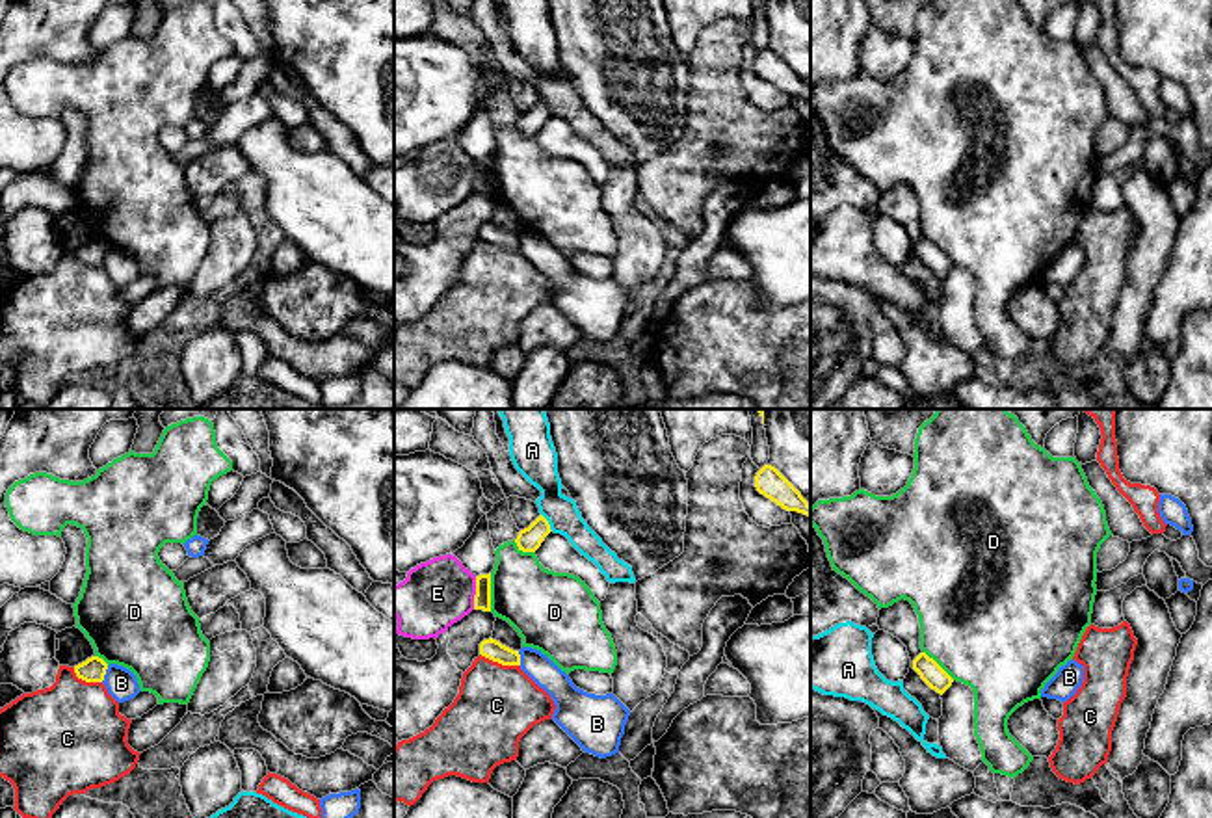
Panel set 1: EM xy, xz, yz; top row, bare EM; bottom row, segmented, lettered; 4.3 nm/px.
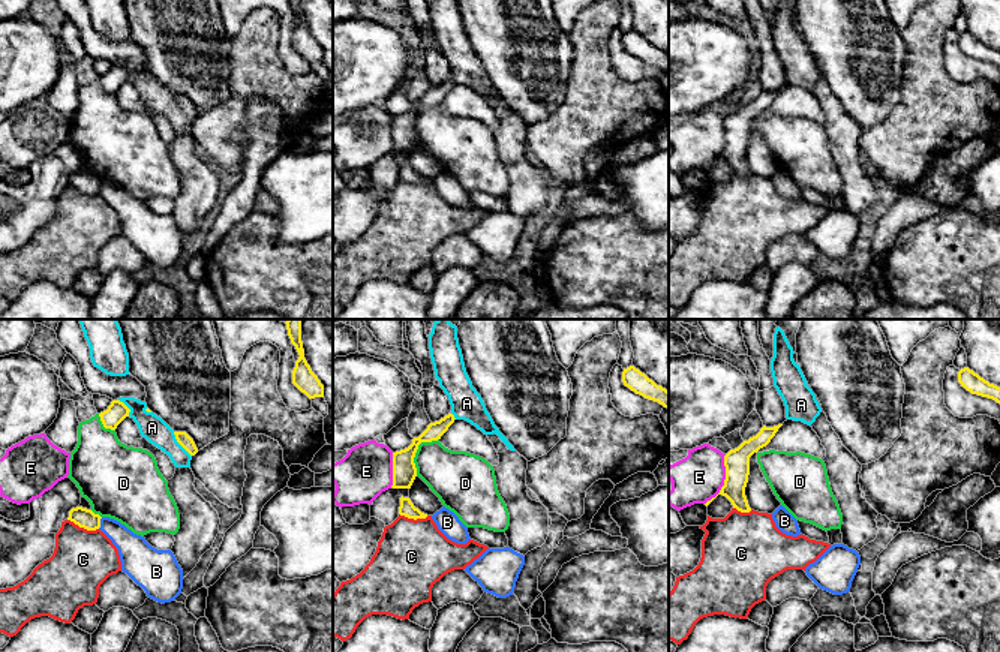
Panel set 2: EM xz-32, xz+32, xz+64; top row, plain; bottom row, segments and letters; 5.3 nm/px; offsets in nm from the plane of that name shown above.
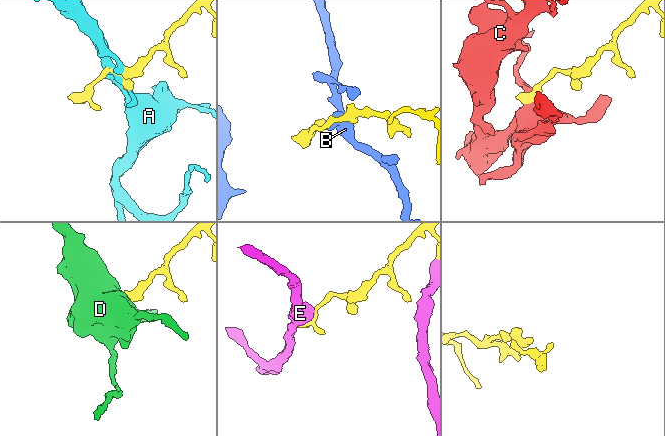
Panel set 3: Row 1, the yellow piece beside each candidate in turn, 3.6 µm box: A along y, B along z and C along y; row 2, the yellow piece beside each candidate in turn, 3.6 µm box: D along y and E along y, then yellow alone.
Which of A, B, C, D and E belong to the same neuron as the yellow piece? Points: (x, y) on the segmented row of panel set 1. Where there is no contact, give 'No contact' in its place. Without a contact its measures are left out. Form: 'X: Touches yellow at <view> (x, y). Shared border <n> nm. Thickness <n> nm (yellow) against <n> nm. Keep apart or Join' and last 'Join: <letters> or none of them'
A: Touches yellow at xz (547, 523). Shared border 90 nm. Thickness 110 nm (yellow) against 160 nm. Keep apart
B: Touches yellow at xy (105, 673). Shared border 80 nm. Thickness 110 nm (yellow) against 140 nm. Keep apart
C: Touches yellow at xz (500, 662). Shared border 190 nm. Thickness 90 nm (yellow) against 360 nm. Keep apart
D: Touches yellow at xz (489, 592). Shared border 170 nm. Thickness 80 nm (yellow) against 320 nm. Keep apart
E: Touches yellow at xz (476, 593). Shared border 140 nm. Thickness 80 nm (yellow) against 300 nm. Keep apart
Join: none of them

